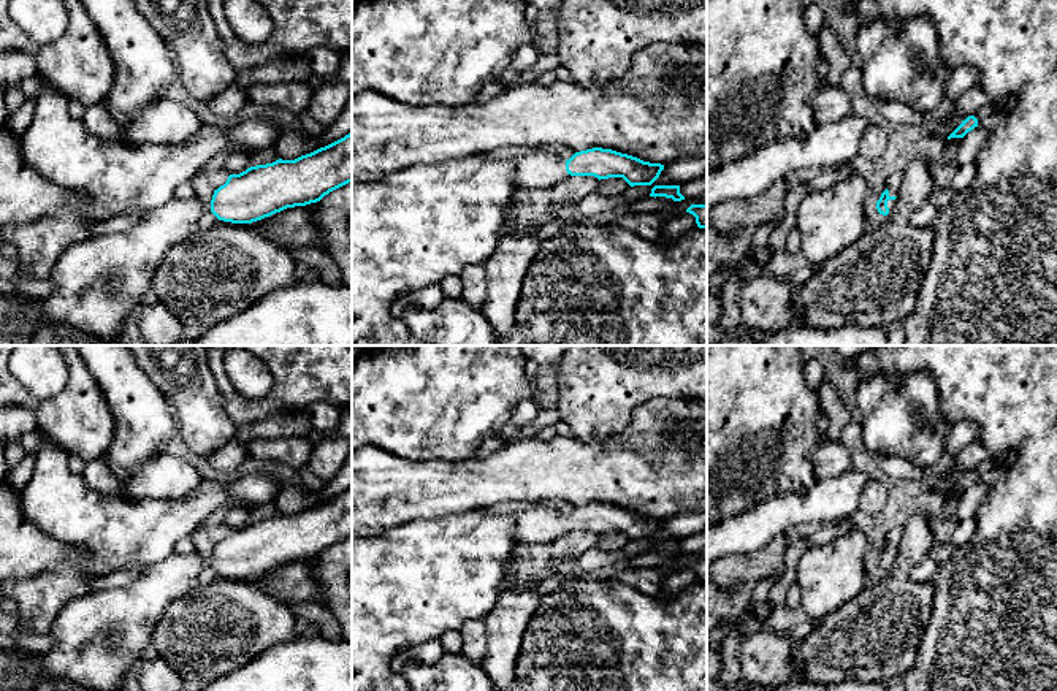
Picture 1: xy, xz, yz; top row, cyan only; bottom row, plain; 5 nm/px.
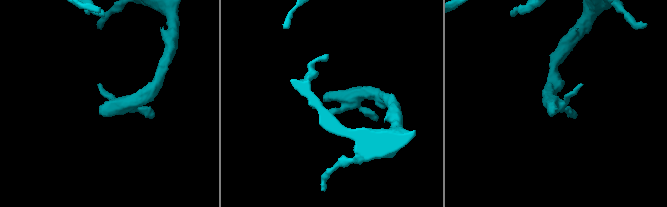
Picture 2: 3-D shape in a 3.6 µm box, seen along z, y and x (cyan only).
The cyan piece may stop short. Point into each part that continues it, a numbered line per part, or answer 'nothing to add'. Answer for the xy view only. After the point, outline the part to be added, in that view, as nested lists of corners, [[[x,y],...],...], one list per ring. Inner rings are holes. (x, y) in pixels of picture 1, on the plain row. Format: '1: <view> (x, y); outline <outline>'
1: xy (99, 637); outline [[[200,552],[171,553],[122,588],[89,591],[70,601],[57,613],[49,636],[54,647],[44,655],[0,648],[0,689],[25,688],[32,680],[70,680],[92,691],[122,691],[128,672],[138,666],[141,651],[152,643],[154,629],[168,604],[197,586],[198,574],[211,566]]]

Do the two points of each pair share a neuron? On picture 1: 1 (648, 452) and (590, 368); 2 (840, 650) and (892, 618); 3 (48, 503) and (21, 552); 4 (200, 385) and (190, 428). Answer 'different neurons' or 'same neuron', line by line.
1: different neurons
2: same neuron
3: different neurons
4: same neuron

